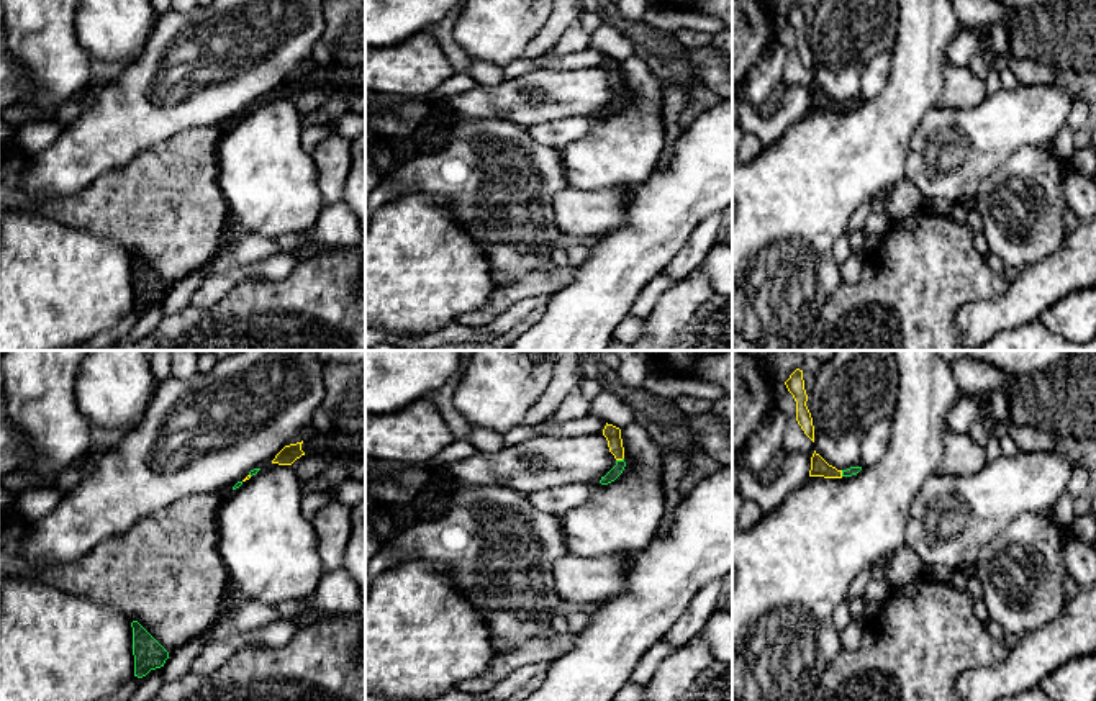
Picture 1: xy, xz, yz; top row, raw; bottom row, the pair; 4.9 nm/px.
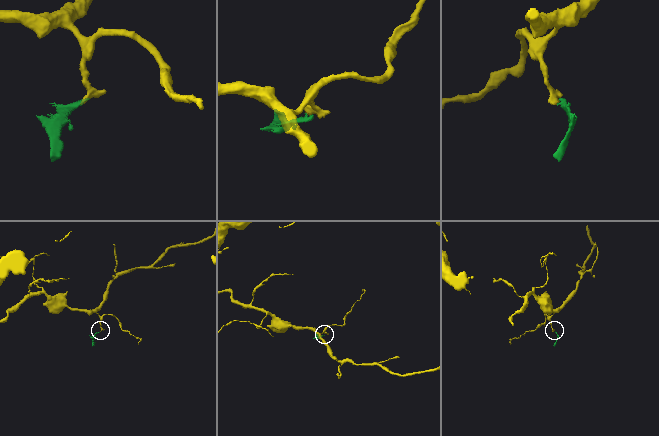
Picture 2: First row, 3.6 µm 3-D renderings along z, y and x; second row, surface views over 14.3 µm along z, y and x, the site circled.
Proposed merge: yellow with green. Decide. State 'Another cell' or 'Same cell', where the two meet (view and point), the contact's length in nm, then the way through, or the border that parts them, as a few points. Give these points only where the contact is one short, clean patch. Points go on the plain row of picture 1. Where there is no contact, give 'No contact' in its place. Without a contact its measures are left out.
Same cell. Touches yellow at xz (620, 92). Shared border 40 nm. Path across: xz (611, 66), (620, 92), (616, 104)

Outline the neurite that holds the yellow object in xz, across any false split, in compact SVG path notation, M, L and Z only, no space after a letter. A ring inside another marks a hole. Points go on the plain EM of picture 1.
M606 56L606 59L603 62L603 69L608 74L609 85L616 92L616 98L600 113L601 118L608 118L623 106L626 95L624 95L624 80L623 80L623 72L621 72L621 62Z

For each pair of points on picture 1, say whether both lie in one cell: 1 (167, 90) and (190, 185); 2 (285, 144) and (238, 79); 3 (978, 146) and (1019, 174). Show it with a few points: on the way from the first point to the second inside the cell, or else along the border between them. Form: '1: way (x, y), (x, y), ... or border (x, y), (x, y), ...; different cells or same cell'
1: border (215, 123), (181, 130), (143, 149); different cells
2: border (271, 95), (261, 102); different cells
3: border (1039, 146), (1021, 146), (977, 190); different cells

